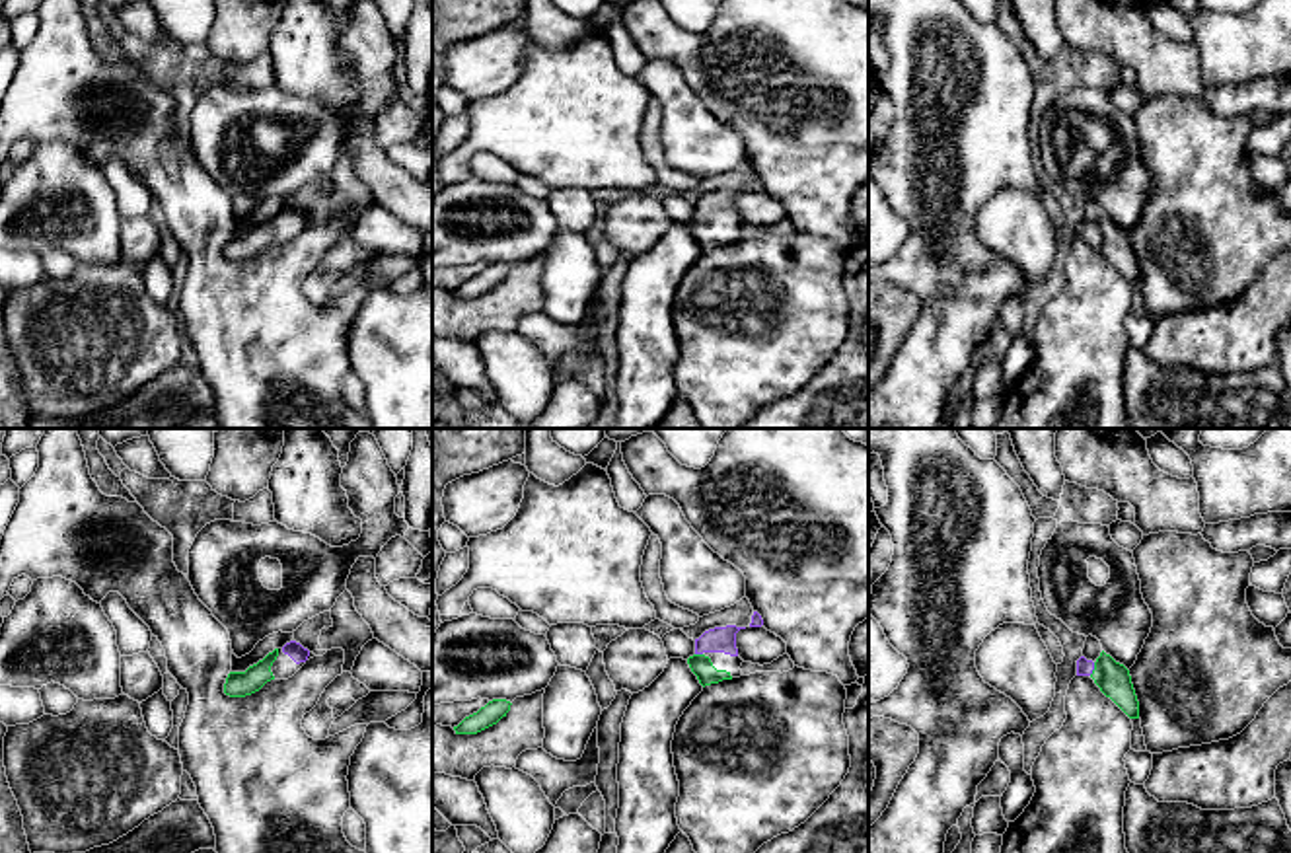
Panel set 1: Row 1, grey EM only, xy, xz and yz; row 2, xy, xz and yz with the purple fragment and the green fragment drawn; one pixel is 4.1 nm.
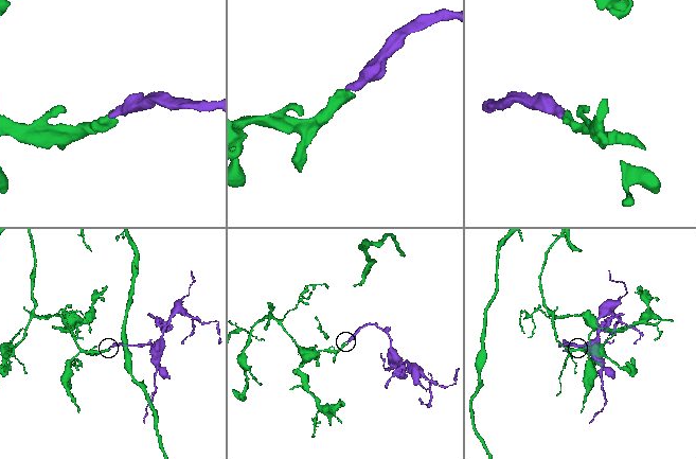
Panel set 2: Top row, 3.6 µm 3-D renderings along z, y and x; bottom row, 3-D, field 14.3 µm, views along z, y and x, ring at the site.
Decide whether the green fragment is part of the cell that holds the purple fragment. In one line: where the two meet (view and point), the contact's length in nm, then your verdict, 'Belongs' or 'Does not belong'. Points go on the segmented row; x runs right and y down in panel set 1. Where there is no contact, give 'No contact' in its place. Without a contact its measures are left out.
Touches purple at yz (1093, 668). Shared border 60 nm. Belongs

